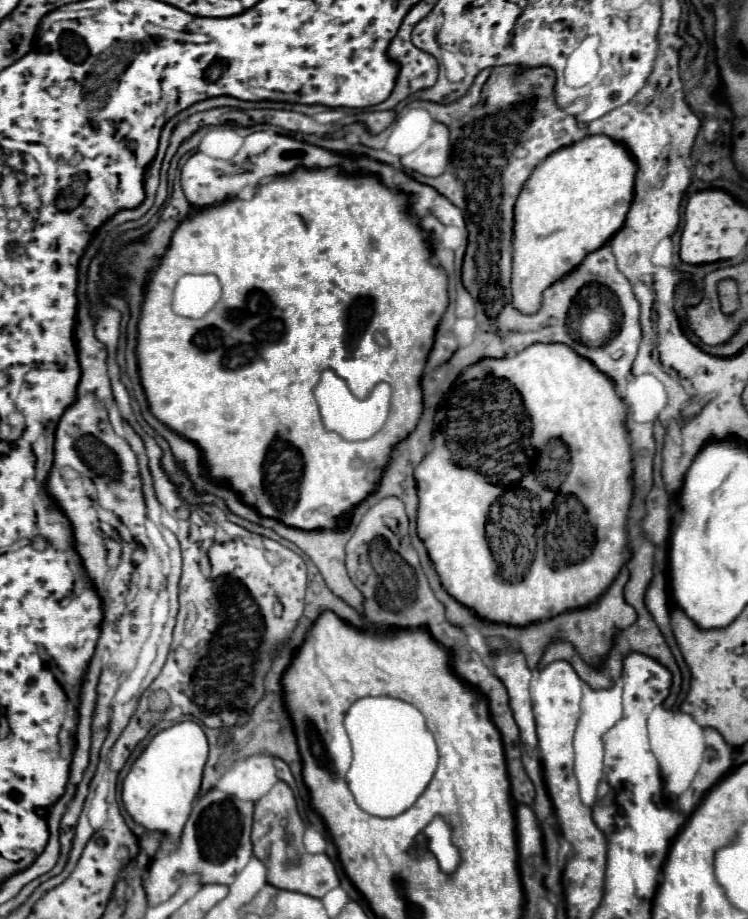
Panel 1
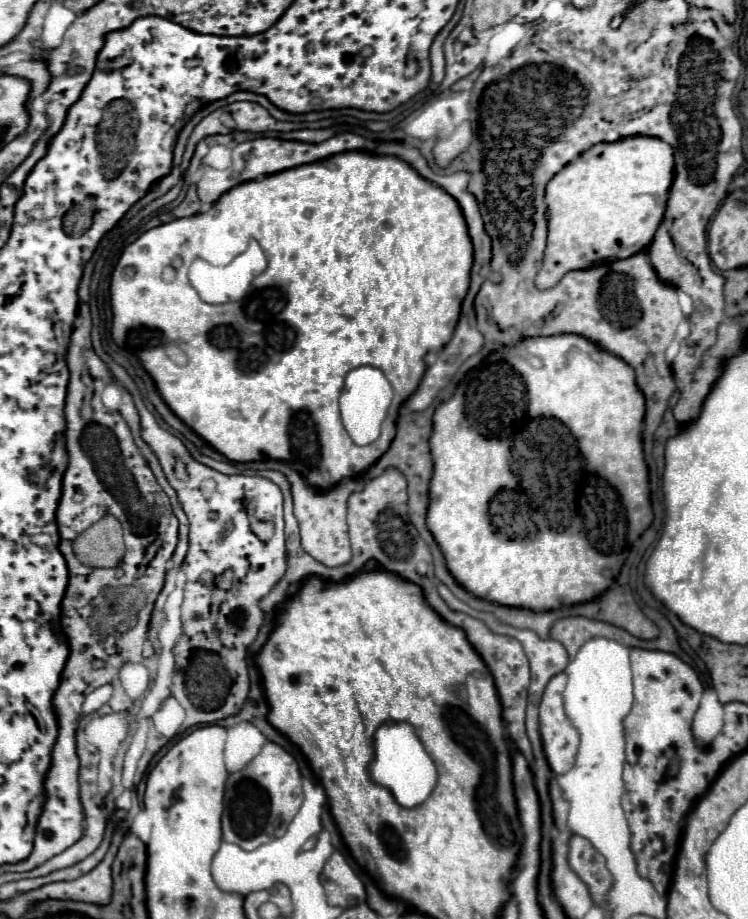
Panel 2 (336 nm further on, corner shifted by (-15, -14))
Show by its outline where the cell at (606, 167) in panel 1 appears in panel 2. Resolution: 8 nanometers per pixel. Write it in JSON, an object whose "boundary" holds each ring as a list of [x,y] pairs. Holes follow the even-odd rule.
{"boundary":[[[652,136],[602,142],[572,160],[546,186],[548,246],[536,286],[552,288],[570,270],[630,258],[648,248],[662,222],[672,180],[672,146]]]}

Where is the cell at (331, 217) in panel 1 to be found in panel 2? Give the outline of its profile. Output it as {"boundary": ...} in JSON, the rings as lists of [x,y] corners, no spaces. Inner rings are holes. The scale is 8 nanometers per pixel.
{"boundary":[[[342,152],[342,154],[328,156],[324,160],[312,162],[312,164],[302,164],[298,168],[288,168],[288,170],[264,176],[262,180],[242,182],[234,186],[232,190],[224,192],[212,204],[208,212],[194,214],[192,218],[178,218],[176,222],[166,222],[166,224],[146,230],[136,242],[132,242],[124,250],[124,254],[120,256],[112,272],[112,282],[110,282],[110,304],[112,304],[112,314],[114,314],[112,338],[118,346],[122,346],[122,342],[128,342],[132,348],[136,348],[136,356],[140,358],[146,372],[152,376],[160,396],[170,406],[170,410],[184,424],[188,424],[196,434],[200,434],[208,444],[212,444],[218,452],[222,452],[228,460],[234,460],[234,462],[260,460],[264,456],[274,458],[274,460],[288,460],[304,476],[304,480],[310,486],[326,490],[344,478],[352,478],[364,472],[388,450],[396,434],[398,408],[416,390],[424,374],[424,368],[426,368],[424,354],[430,350],[440,350],[452,338],[452,332],[460,316],[462,300],[470,286],[472,260],[474,260],[474,250],[472,250],[472,240],[468,236],[464,214],[458,202],[444,188],[428,182],[416,170],[412,170],[408,162],[396,156]],[[250,238],[258,240],[260,246],[264,246],[268,268],[260,276],[254,278],[248,296],[240,302],[232,302],[224,306],[208,306],[206,302],[200,302],[200,296],[194,292],[194,288],[188,282],[188,266],[192,264],[192,260],[208,258],[208,262],[226,262],[228,254],[240,254],[240,250],[244,250]]]}

